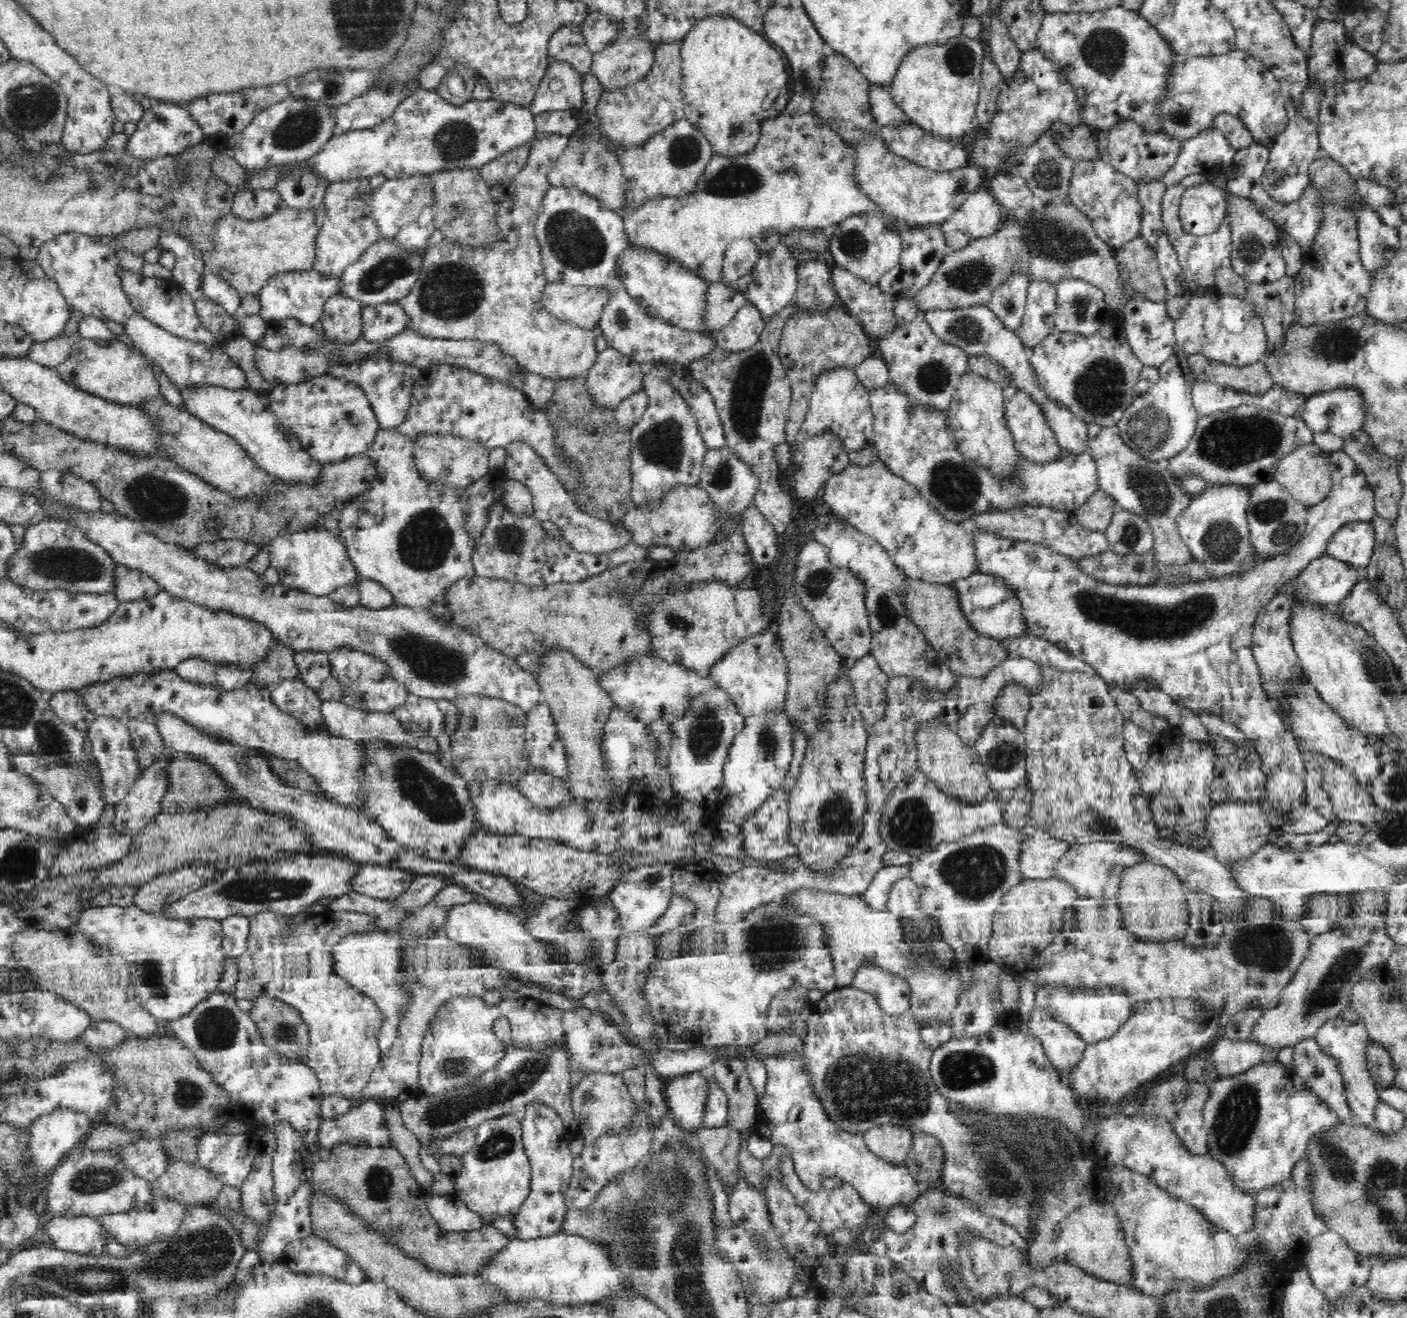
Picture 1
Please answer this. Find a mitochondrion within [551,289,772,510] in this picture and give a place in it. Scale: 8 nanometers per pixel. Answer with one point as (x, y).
(661, 444)

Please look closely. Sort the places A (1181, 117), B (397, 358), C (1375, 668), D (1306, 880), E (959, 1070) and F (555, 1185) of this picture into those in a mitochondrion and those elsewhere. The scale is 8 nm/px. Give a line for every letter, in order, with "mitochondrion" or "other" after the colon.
A: mitochondrion
B: other
C: mitochondrion
D: other
E: mitochondrion
F: other

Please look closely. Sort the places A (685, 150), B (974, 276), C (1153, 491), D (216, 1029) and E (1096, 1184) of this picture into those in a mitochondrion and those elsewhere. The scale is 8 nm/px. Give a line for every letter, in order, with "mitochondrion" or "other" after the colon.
A: mitochondrion
B: mitochondrion
C: mitochondrion
D: mitochondrion
E: other

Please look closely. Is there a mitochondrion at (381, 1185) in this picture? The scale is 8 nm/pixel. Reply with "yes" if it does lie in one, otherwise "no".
yes

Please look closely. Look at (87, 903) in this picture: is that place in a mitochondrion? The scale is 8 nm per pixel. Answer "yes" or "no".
no

